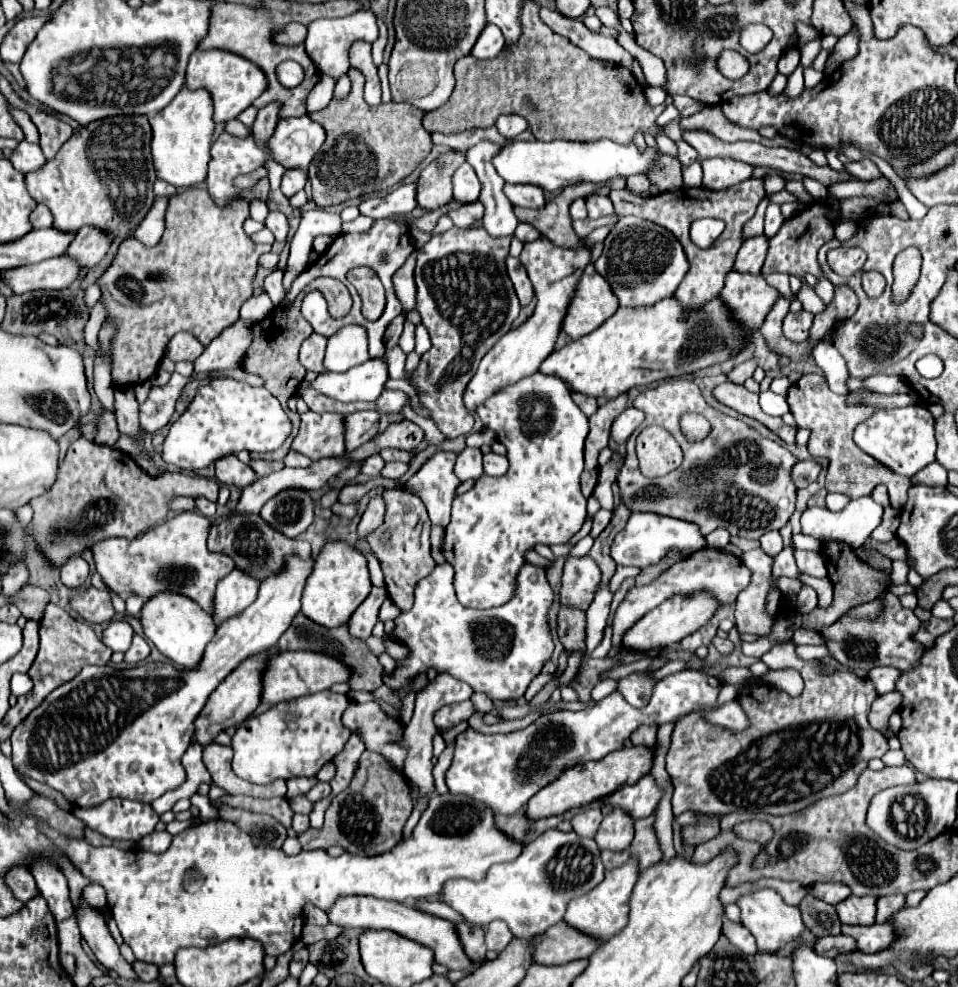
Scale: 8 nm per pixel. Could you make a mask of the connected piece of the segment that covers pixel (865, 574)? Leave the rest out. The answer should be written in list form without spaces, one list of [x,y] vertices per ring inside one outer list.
[[[824,542],[822,550],[820,550],[826,568],[828,568],[828,578],[834,582],[834,600],[828,608],[816,608],[816,624],[814,624],[814,610],[802,617],[802,626],[812,630],[820,630],[824,626],[834,624],[842,614],[846,614],[850,608],[860,606],[864,602],[870,602],[877,598],[884,590],[885,584],[889,580],[889,576],[880,570],[871,568],[867,563],[862,562],[854,548],[850,548],[850,544],[846,542]]]

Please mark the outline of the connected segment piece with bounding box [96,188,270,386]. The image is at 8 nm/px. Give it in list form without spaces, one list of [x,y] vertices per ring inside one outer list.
[[[188,188],[170,198],[166,212],[166,232],[154,248],[142,246],[134,236],[126,238],[112,260],[112,264],[96,278],[102,290],[100,302],[108,312],[108,322],[116,326],[112,346],[112,382],[114,386],[134,386],[148,380],[160,358],[164,356],[168,340],[182,330],[194,334],[208,346],[224,328],[238,320],[238,310],[244,300],[252,296],[252,278],[258,268],[258,258],[270,252],[268,244],[252,242],[242,224],[248,218],[248,202],[234,200],[226,208],[218,208],[204,188]]]

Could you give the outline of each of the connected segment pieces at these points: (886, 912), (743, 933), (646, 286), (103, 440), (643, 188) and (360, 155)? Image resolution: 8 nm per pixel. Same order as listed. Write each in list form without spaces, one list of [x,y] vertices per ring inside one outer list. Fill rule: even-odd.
[[[884,896],[884,898],[878,898],[878,914],[876,914],[876,922],[882,924],[886,922],[892,914],[896,914],[898,910],[902,910],[906,906],[906,896]]]
[[[724,916],[724,922],[722,922],[722,934],[738,948],[742,948],[742,952],[750,952],[754,954],[758,948],[756,948],[756,942],[754,942],[754,936],[742,926],[742,924],[734,924],[732,920],[728,920]]]
[[[626,216],[612,226],[604,240],[604,250],[594,266],[596,272],[610,284],[622,308],[648,308],[674,294],[688,270],[688,260],[672,232],[654,222]]]
[[[106,410],[98,422],[98,434],[94,438],[94,442],[98,444],[108,444],[108,446],[114,446],[120,438],[120,432],[116,428],[116,418],[110,410]]]
[[[630,176],[630,180],[626,180],[626,188],[636,194],[642,194],[650,190],[650,182],[646,176]]]
[[[350,68],[348,76],[352,80],[350,94],[342,100],[332,98],[326,108],[312,112],[312,118],[326,130],[326,142],[308,168],[312,200],[320,208],[334,206],[372,192],[390,192],[390,188],[406,178],[432,150],[432,138],[422,128],[422,110],[410,104],[396,102],[370,106],[362,98],[362,74]],[[332,164],[338,166],[336,176],[332,176]]]

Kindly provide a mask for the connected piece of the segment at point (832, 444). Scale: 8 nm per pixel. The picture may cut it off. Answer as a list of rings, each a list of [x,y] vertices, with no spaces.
[[[804,374],[796,384],[790,386],[786,398],[788,398],[790,412],[796,418],[796,424],[812,432],[808,440],[808,452],[814,458],[828,460],[828,468],[826,468],[828,492],[842,492],[850,498],[860,498],[860,496],[868,496],[874,490],[874,486],[884,484],[888,488],[892,502],[906,502],[906,490],[912,486],[910,478],[890,472],[890,468],[886,468],[884,464],[878,464],[878,460],[870,460],[870,456],[866,456],[866,452],[862,452],[852,440],[854,428],[862,420],[866,420],[866,416],[872,416],[874,412],[878,412],[876,406],[864,404],[864,402],[850,404],[848,394],[838,396],[836,392],[830,392],[826,378],[820,374]]]

